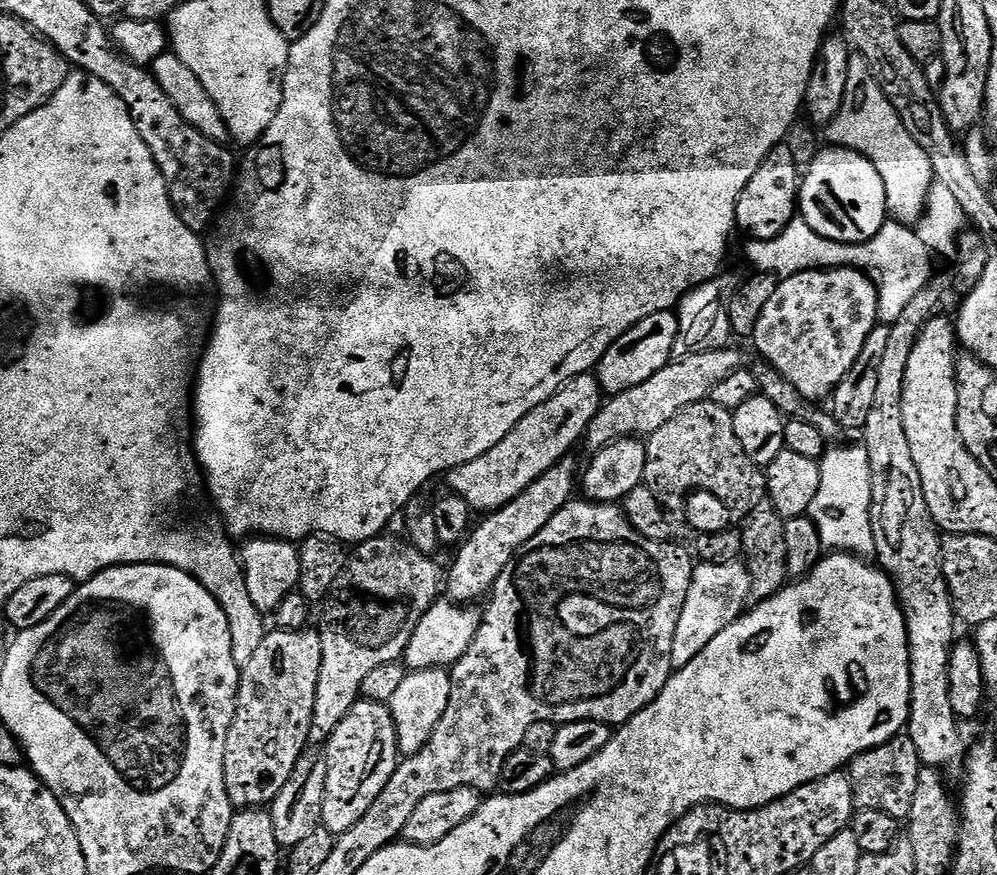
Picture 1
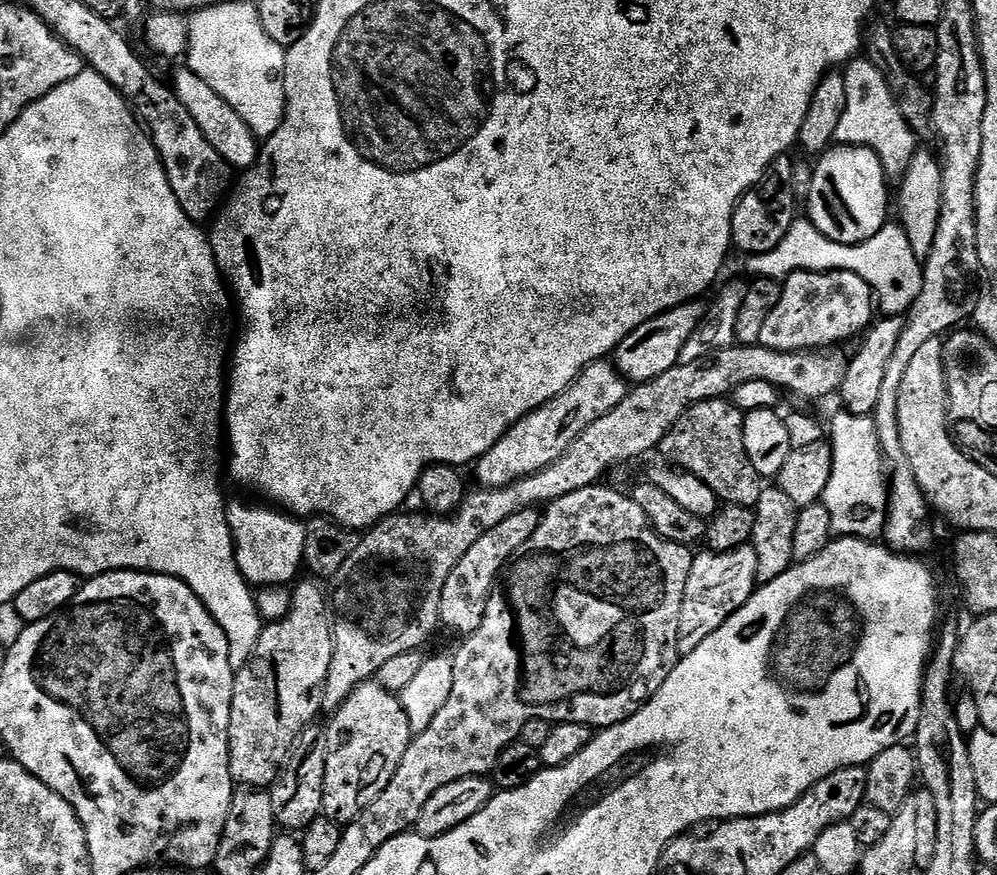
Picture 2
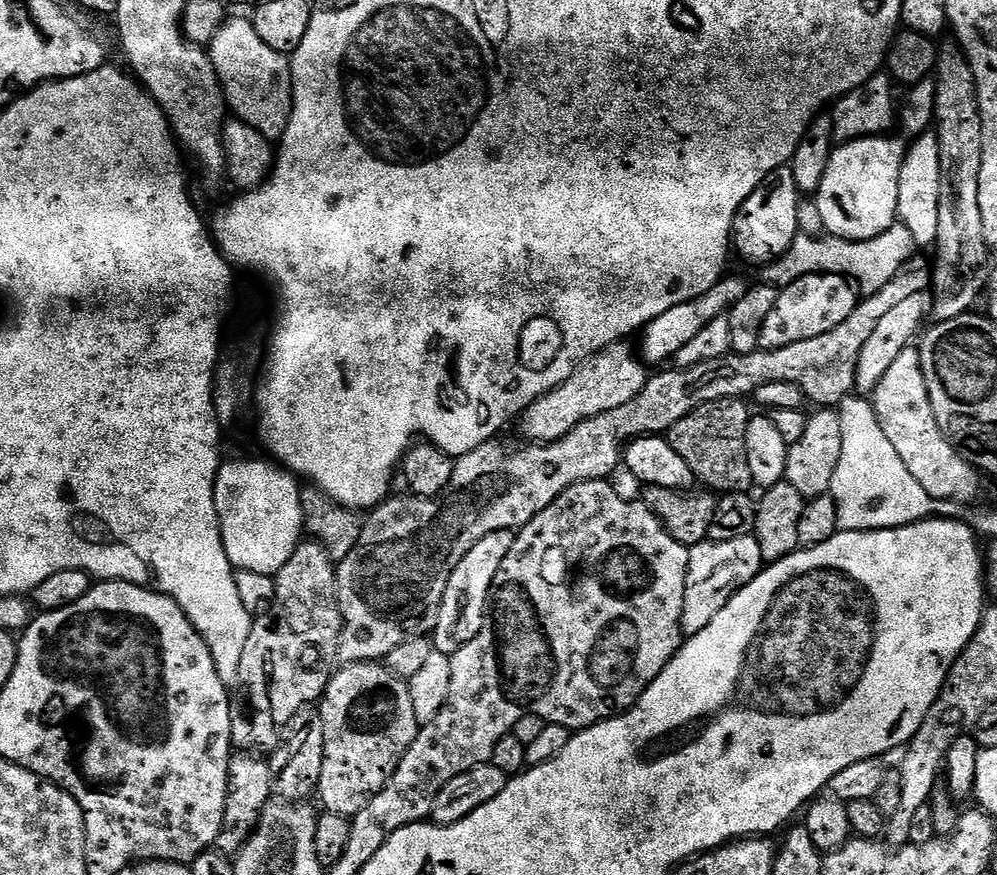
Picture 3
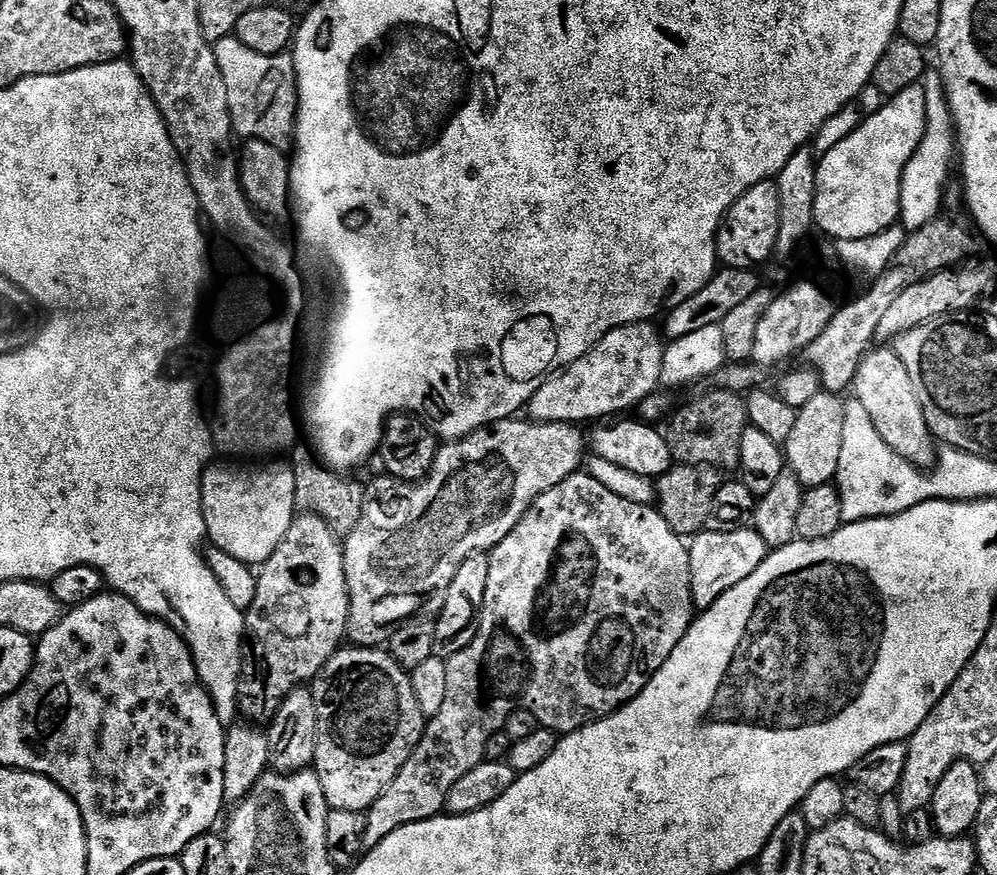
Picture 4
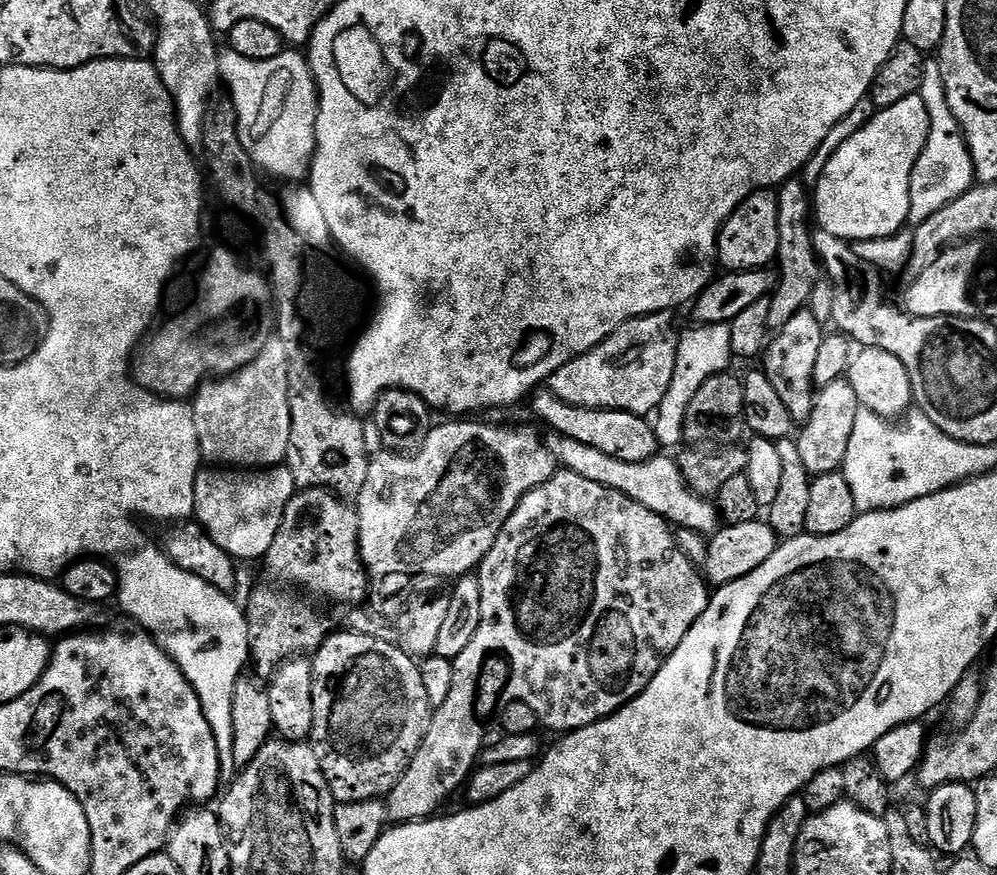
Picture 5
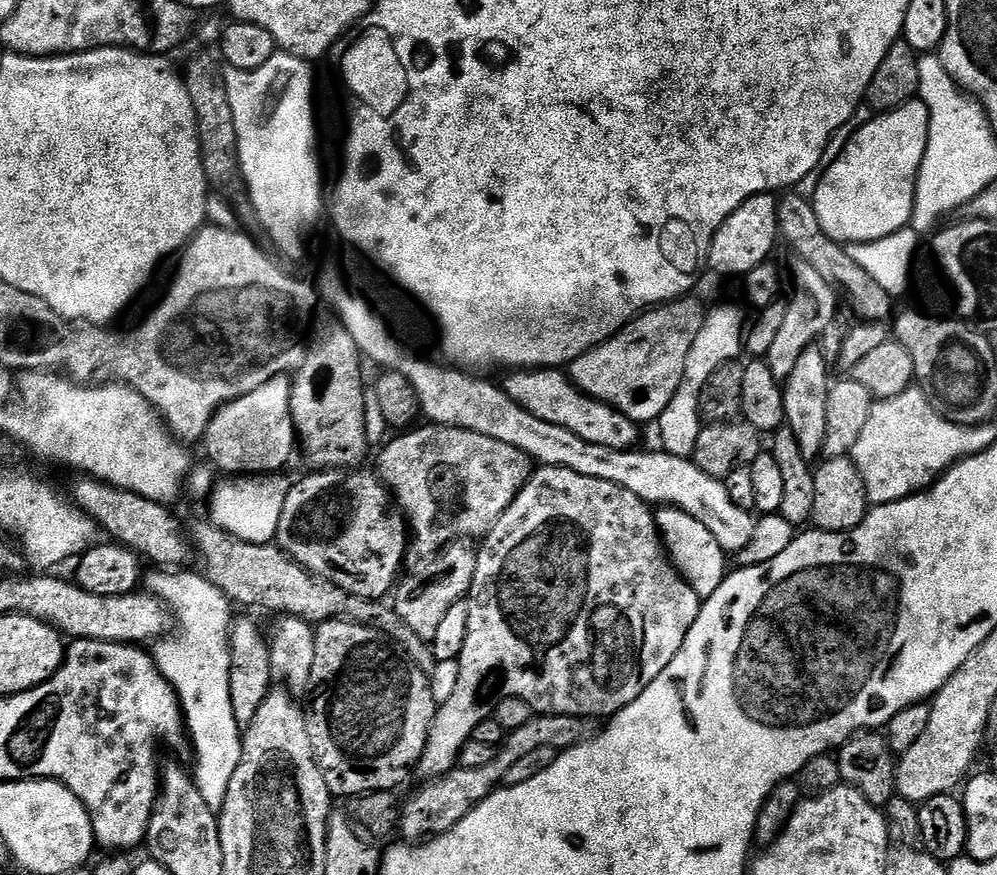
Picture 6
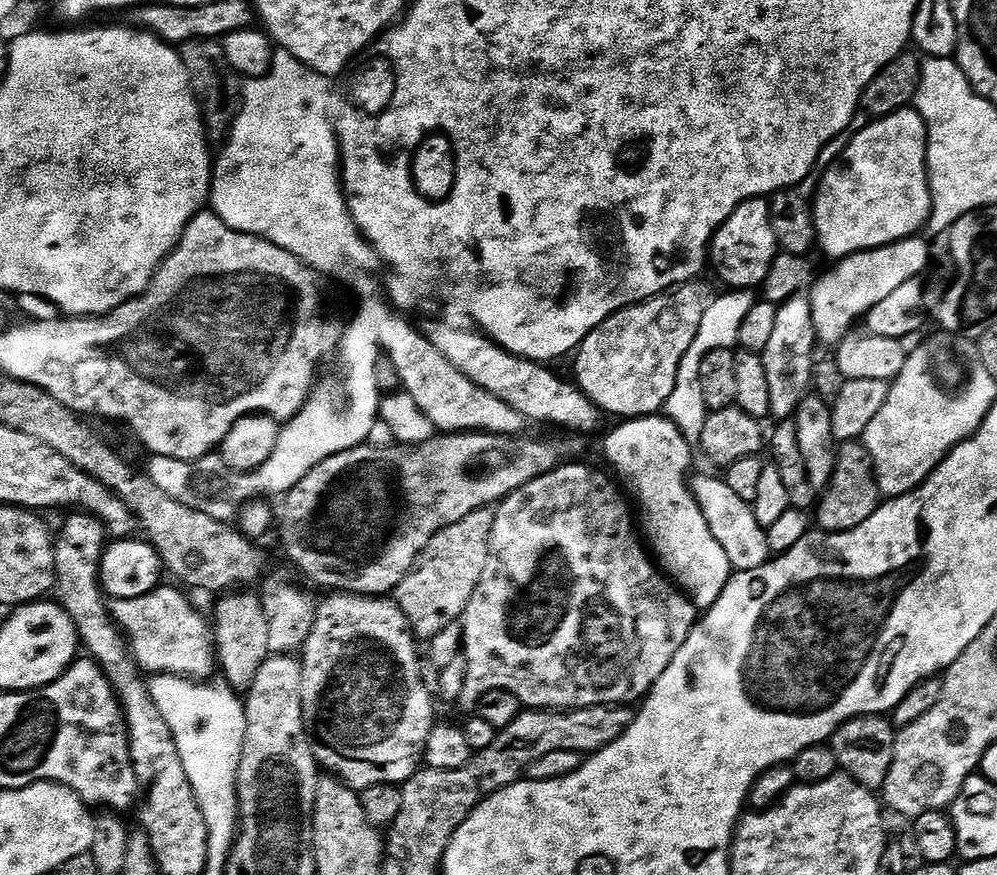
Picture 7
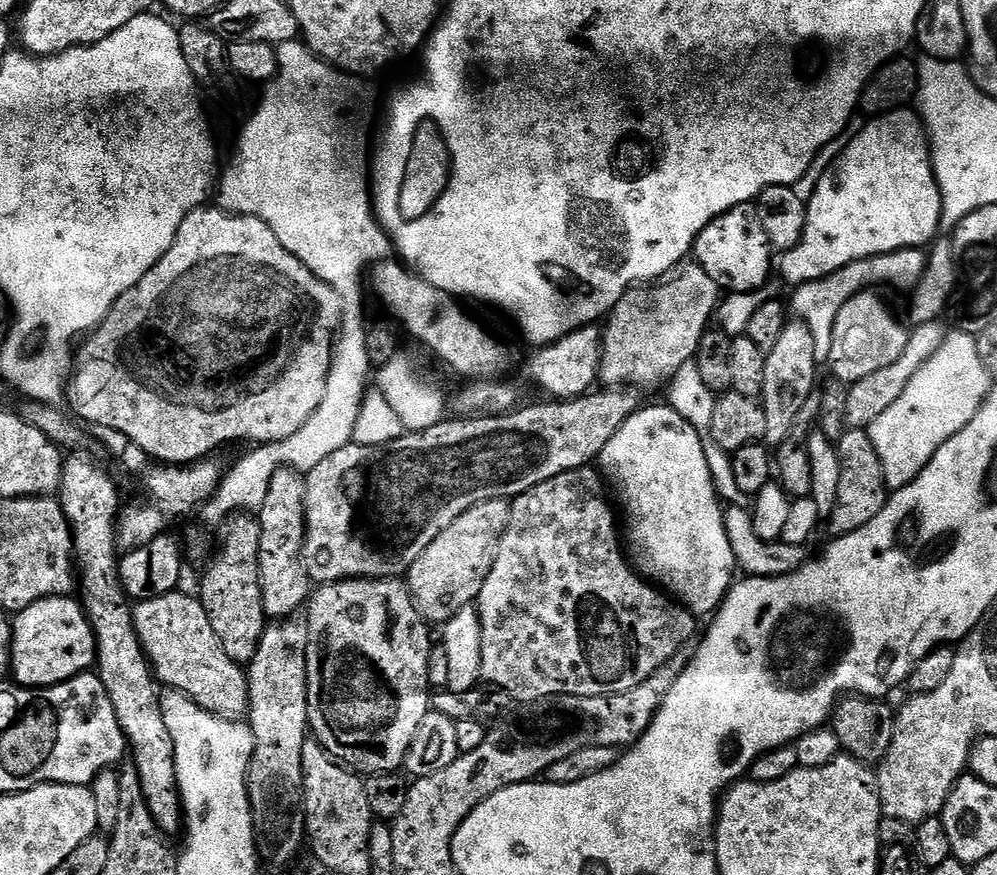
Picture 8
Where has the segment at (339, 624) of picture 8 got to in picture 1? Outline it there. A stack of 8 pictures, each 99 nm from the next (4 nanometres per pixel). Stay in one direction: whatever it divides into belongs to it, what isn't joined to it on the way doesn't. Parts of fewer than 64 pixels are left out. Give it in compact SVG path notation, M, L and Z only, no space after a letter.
M361 698L357 700L326 745L326 755L323 757L328 767L326 774L326 798L322 802L322 824L337 834L350 830L370 806L374 806L374 798L386 790L386 782L396 773L396 765L401 759L400 743L396 740L396 723L392 717L392 709L387 703L379 700Z

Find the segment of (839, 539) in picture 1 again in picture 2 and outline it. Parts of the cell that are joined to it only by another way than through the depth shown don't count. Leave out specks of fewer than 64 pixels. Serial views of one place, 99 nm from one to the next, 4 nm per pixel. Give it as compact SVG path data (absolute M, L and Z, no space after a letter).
M843 410L837 412L832 428L830 424L832 473L822 503L837 537L871 541L884 531L888 500L886 461L880 451L876 424L871 416L855 416Z

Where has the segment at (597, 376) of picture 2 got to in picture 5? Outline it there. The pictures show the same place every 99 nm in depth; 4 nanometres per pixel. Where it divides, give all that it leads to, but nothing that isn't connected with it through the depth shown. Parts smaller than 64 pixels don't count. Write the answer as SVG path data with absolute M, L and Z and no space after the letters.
M655 312L649 316L637 316L636 319L626 322L596 348L566 362L554 375L548 377L547 387L562 402L570 406L609 412L629 412L643 417L655 413L662 398L666 398L666 390L670 390L670 378L674 378L674 362L678 358L680 332L672 318L672 312Z

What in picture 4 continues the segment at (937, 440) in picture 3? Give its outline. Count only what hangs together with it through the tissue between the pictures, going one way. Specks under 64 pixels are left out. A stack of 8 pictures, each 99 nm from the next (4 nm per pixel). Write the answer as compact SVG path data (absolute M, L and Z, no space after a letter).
M891 347L878 348L869 351L860 364L854 385L854 399L862 402L874 422L874 430L878 430L882 442L886 442L894 454L917 466L931 465L934 460L934 437L926 426L926 414L922 414L922 402L918 402L914 382L910 382L910 373L906 366L902 366L902 358L898 358Z

